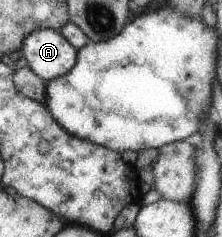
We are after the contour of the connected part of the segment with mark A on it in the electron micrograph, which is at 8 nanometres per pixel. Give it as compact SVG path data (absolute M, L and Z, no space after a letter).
M32 31L23 40L21 49L32 72L45 81L64 76L76 64L77 48L60 31Z

